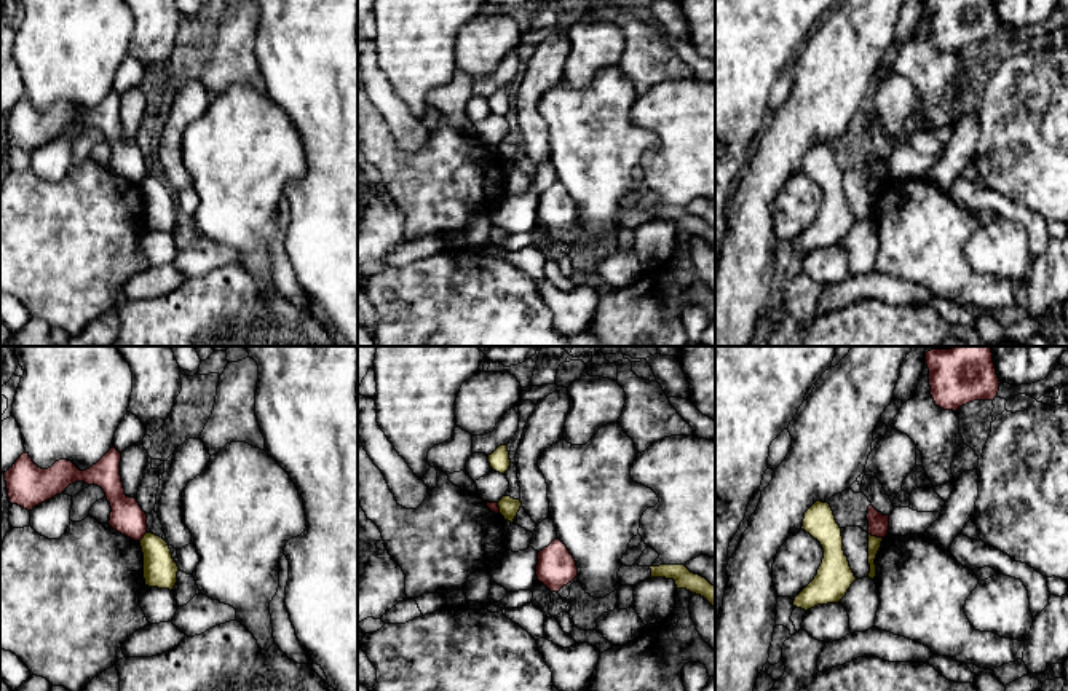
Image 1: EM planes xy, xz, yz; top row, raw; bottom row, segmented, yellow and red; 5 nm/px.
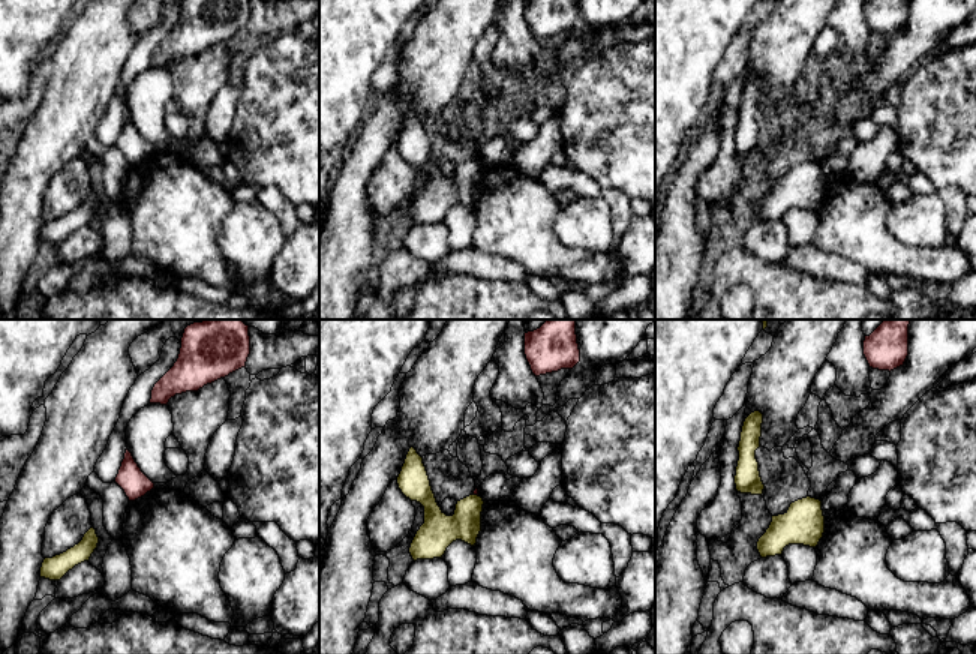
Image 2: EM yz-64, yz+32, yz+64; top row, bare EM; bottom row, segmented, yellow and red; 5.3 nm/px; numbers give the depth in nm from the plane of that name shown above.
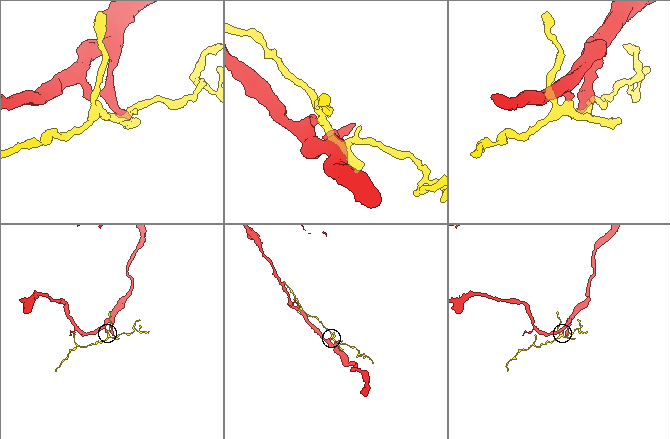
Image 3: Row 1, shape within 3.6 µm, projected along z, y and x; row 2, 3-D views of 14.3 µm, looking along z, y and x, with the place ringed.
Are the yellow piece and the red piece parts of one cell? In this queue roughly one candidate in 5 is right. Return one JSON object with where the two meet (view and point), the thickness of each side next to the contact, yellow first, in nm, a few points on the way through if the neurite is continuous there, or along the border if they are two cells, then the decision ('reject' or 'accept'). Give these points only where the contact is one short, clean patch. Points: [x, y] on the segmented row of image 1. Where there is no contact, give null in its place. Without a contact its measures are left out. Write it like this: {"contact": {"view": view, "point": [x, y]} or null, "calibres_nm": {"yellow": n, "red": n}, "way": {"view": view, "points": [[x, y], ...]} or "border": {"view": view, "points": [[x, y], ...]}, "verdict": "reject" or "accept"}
{"contact": {"view": "yz", "point": [875, 537]}, "calibres_nm": {"yellow": 60, "red": 110}, "border": {"view": "yz", "points": [[869, 533], [882, 538]]}, "verdict": "reject"}

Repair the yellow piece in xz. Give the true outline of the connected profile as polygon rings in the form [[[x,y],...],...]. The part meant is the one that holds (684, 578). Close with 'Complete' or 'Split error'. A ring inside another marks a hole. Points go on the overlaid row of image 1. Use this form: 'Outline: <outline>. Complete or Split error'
Outline: [[[659,565],[650,567],[650,578],[674,579],[677,589],[686,589],[691,594],[704,597],[712,606],[715,606],[715,586],[706,578],[691,573],[685,565]]]. Complete

